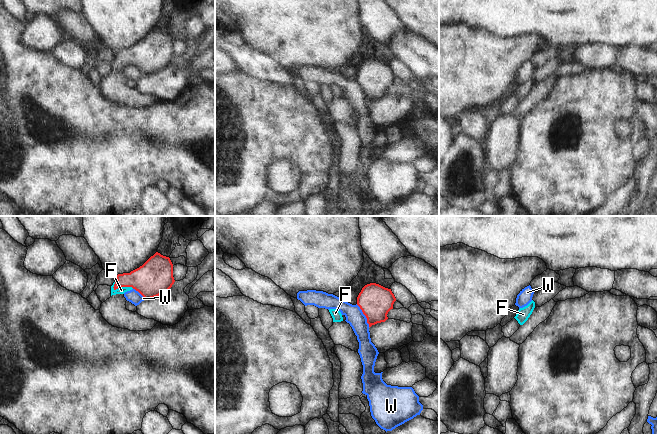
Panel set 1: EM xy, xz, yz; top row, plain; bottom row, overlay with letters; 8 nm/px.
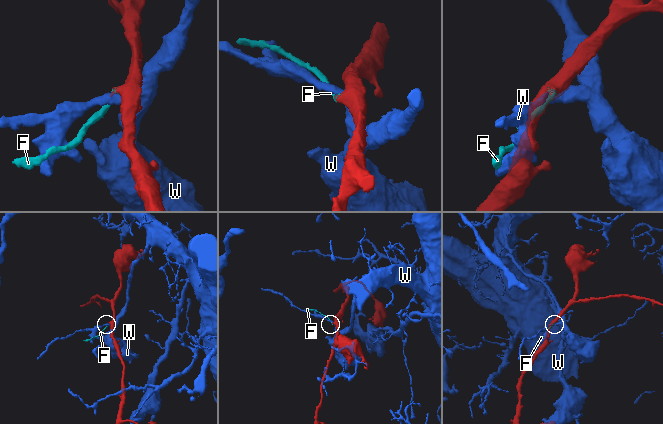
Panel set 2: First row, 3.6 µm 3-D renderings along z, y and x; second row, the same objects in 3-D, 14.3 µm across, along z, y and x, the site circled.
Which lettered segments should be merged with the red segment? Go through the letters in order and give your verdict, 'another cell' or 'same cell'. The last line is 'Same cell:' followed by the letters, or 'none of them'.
F: same cell
W: another cell
Same cell: F

